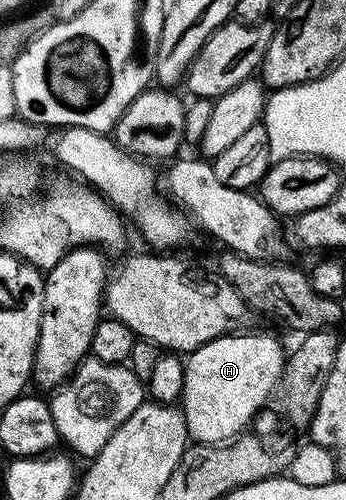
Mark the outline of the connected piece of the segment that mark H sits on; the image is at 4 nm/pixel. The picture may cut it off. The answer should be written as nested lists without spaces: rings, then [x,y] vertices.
[[[244,330],[238,334],[230,336],[222,336],[213,342],[205,342],[205,346],[201,346],[197,351],[190,353],[186,357],[183,369],[185,370],[185,386],[183,387],[183,395],[181,397],[181,407],[183,409],[183,417],[187,423],[188,437],[197,444],[225,444],[228,443],[240,434],[248,431],[247,423],[254,418],[259,412],[259,407],[266,402],[271,396],[271,391],[280,387],[283,379],[283,369],[285,367],[285,348],[279,345],[279,340],[275,336],[266,336],[263,332],[255,332],[256,330]]]

